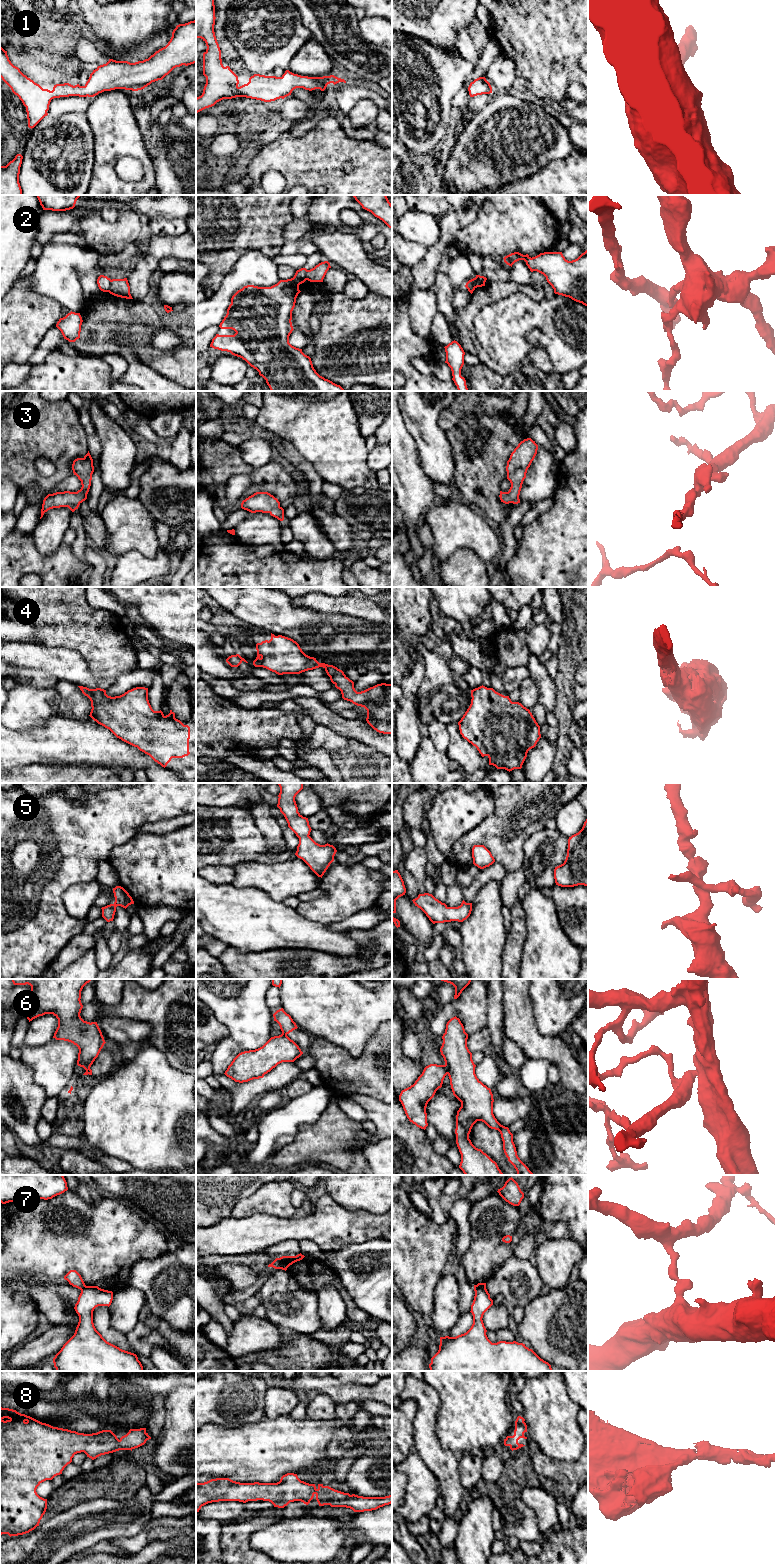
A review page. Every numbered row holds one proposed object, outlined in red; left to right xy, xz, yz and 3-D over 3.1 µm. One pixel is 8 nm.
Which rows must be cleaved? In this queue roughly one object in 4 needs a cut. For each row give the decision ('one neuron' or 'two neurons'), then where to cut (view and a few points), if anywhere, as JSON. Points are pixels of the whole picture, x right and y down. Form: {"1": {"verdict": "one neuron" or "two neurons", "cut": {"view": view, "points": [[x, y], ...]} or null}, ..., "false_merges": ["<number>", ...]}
{"1": {"verdict": "one neuron", "cut": null}, "2": {"verdict": "two neurons", "cut": {"view": "xy", "points": [[111, 280], [108, 291]]}}, "3": {"verdict": "one neuron", "cut": null}, "4": {"verdict": "one neuron", "cut": null}, "5": {"verdict": "one neuron", "cut": null}, "6": {"verdict": "two neurons", "cut": {"view": "yz", "points": [[444, 1065], [448, 1073]]}}, "7": {"verdict": "two neurons", "cut": {"view": "xz", "points": [[277, 1258], [280, 1268]]}}, "8": {"verdict": "one neuron", "cut": null}, "false_merges": ["2", "6", "7"]}

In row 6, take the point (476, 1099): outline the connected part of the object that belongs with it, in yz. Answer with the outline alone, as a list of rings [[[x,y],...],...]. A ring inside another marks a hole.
[[[455,1016],[447,1022],[442,1039],[443,1043],[440,1048],[440,1052],[448,1070],[451,1089],[453,1095],[461,1102],[461,1107],[457,1111],[456,1115],[455,1129],[456,1144],[461,1154],[459,1168],[465,1175],[504,1175],[499,1169],[497,1163],[481,1149],[476,1148],[469,1139],[469,1134],[473,1125],[477,1121],[482,1121],[489,1128],[500,1132],[504,1153],[508,1158],[508,1161],[516,1169],[517,1175],[535,1175],[518,1157],[516,1147],[513,1142],[513,1134],[510,1132],[509,1128],[501,1125],[493,1114],[493,1094],[491,1089],[484,1085],[475,1074],[476,1065],[472,1060],[472,1053],[467,1047],[468,1034],[465,1032],[464,1026],[459,1018]]]

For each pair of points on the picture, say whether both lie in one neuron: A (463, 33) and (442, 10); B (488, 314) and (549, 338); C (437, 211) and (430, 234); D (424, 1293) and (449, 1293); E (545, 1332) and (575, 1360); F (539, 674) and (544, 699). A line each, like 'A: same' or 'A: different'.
A: different
B: same
C: different
D: different
E: same
F: same

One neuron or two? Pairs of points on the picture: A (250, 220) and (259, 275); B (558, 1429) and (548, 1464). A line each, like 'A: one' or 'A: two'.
A: two
B: two

